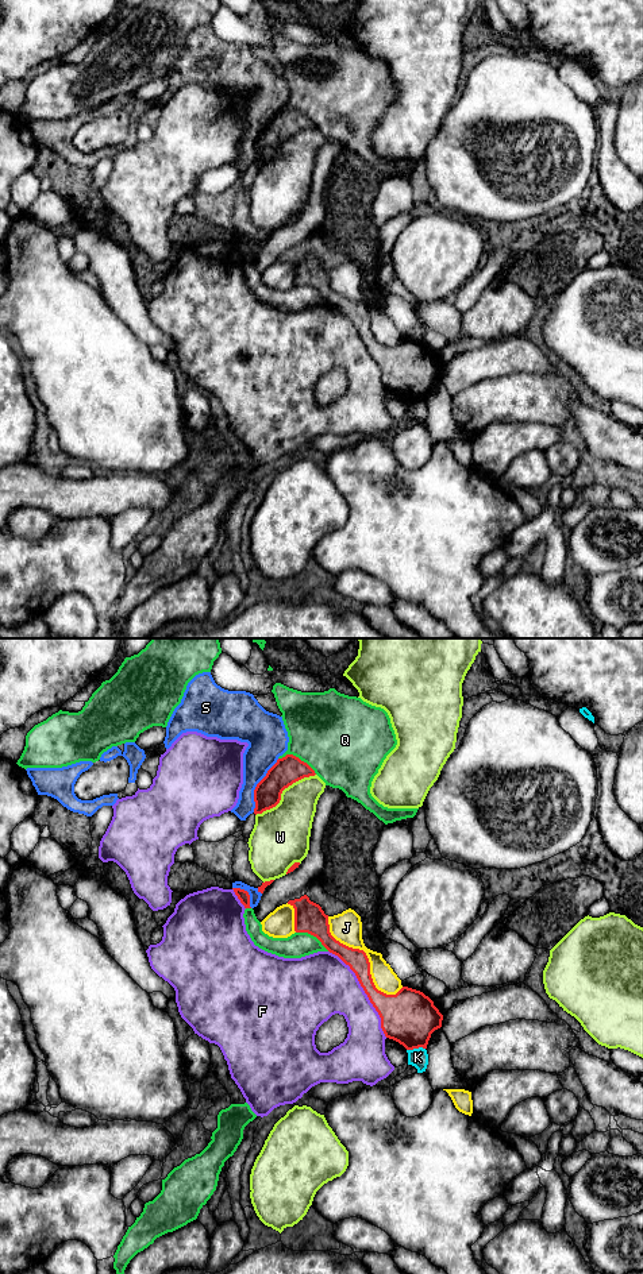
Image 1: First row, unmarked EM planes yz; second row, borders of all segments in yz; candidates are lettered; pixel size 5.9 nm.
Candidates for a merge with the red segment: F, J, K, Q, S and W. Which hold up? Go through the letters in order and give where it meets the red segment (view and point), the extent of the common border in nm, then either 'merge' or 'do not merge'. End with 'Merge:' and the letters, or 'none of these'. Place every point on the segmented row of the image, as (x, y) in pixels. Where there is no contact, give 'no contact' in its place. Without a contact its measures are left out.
F: meets red in yz at (365, 992); contact 600 nm long; do not merge
J: meets red in yz at (365, 954); contact 600 nm long; do not merge
K: meets red in yz at (415, 1047); contact 110 nm long; do not merge
Q: meets red in yz at (297, 757); contact 260 nm long; do not merge
S: meets red in yz at (257, 786); contact 360 nm long; do not merge
W: meets red in yz at (281, 792); contact 440 nm long; do not merge
Merge: none of these

